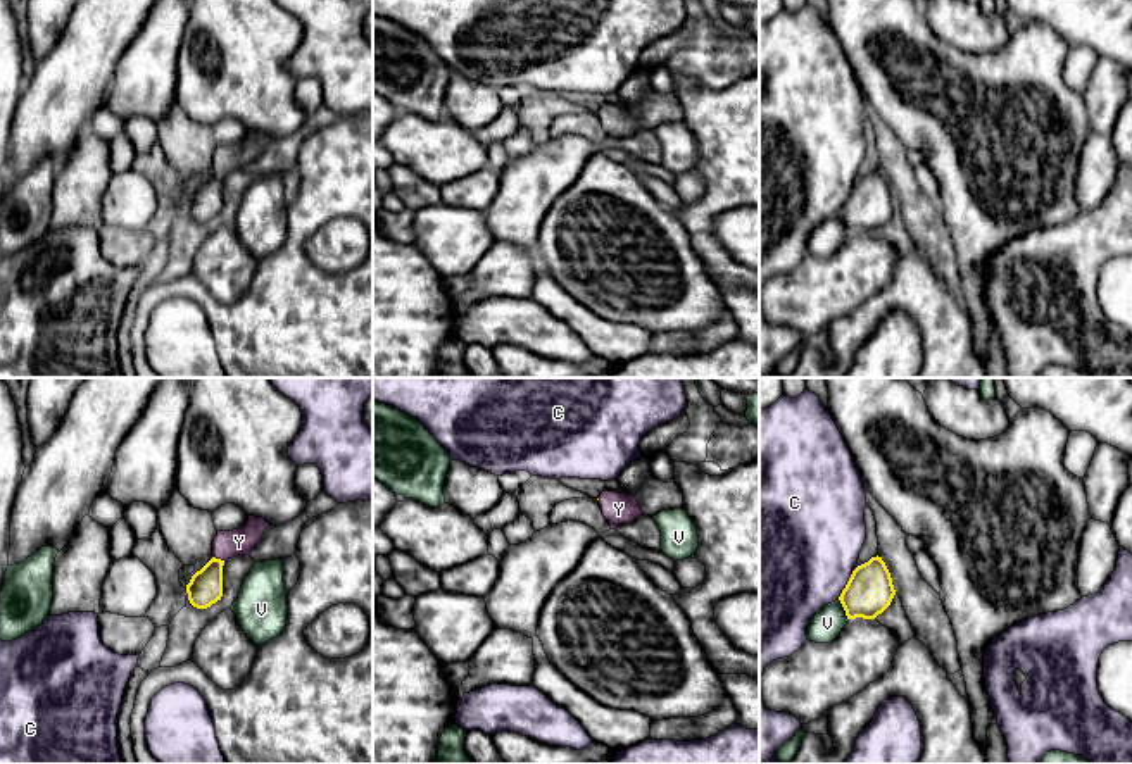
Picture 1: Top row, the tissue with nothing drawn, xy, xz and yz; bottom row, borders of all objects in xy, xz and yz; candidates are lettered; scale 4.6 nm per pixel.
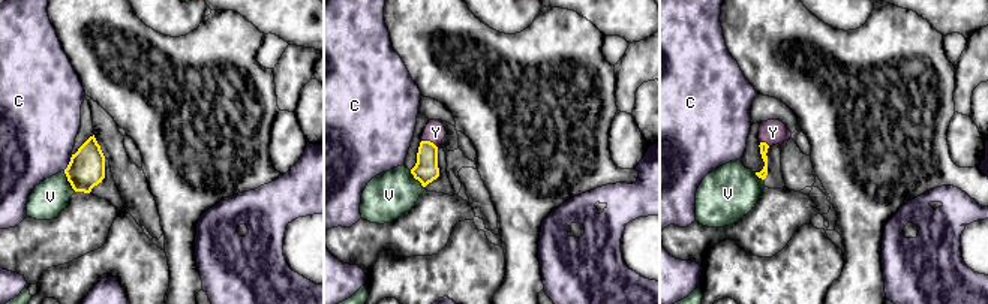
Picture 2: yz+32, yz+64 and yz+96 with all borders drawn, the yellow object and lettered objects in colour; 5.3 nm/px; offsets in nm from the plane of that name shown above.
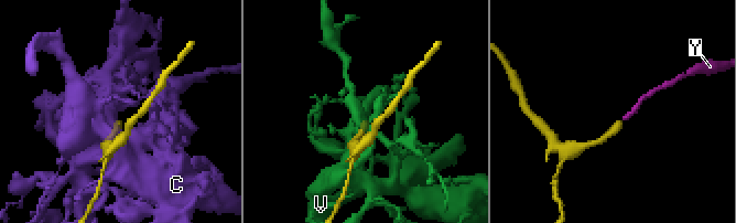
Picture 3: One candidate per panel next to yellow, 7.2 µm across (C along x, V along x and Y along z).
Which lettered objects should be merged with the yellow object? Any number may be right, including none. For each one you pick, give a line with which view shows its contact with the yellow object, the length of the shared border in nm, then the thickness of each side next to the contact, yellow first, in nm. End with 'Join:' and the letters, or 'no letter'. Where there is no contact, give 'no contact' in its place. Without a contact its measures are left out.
Y: contact in xy; length 70 nm; calibres 160 and 130 nm
Join: Y

